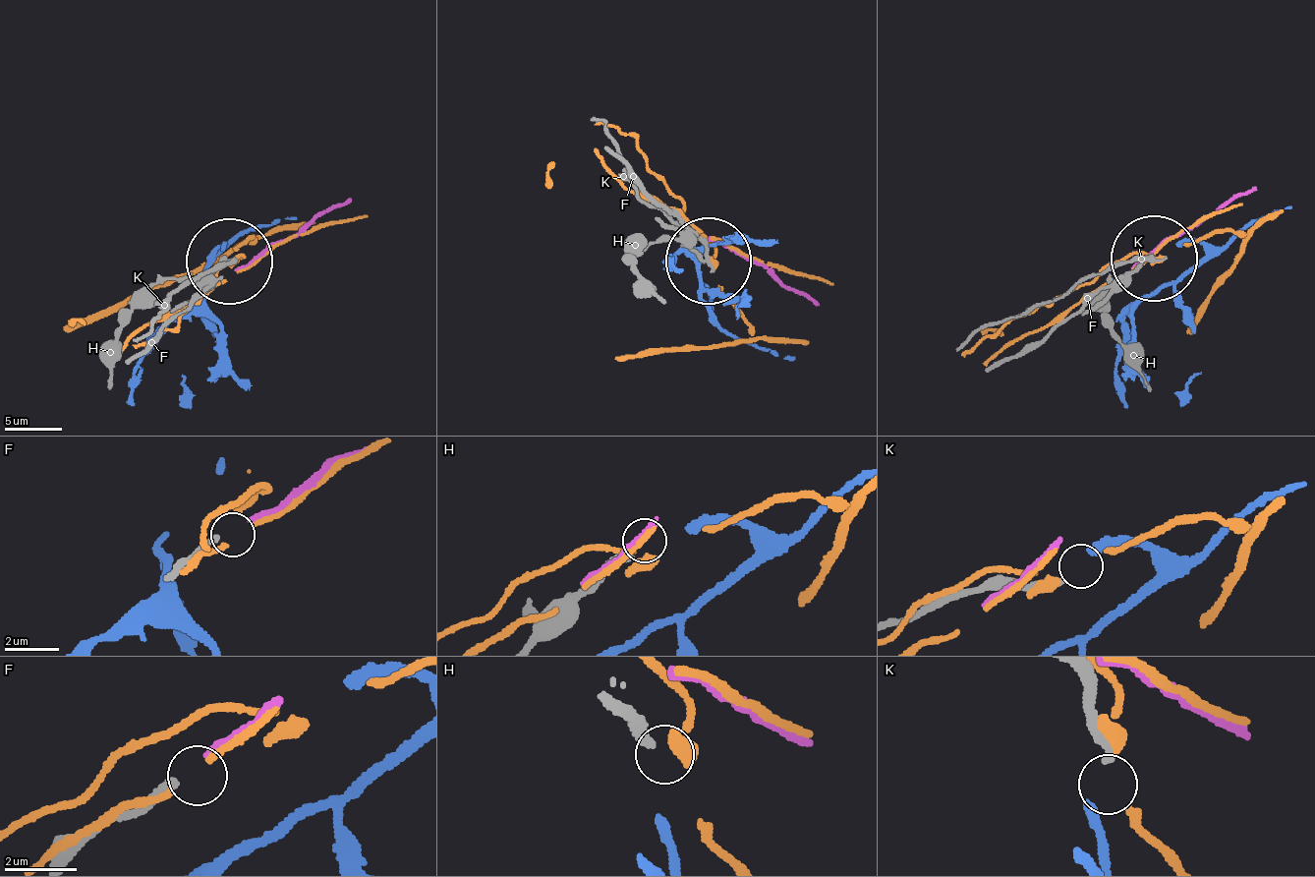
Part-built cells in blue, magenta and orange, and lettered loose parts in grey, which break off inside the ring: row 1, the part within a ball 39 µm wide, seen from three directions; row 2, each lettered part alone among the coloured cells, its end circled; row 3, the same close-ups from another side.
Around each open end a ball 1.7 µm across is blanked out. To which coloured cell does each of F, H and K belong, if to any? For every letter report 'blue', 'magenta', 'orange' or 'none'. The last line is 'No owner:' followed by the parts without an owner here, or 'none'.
F: magenta
H: none
K: blue
No owner: H

